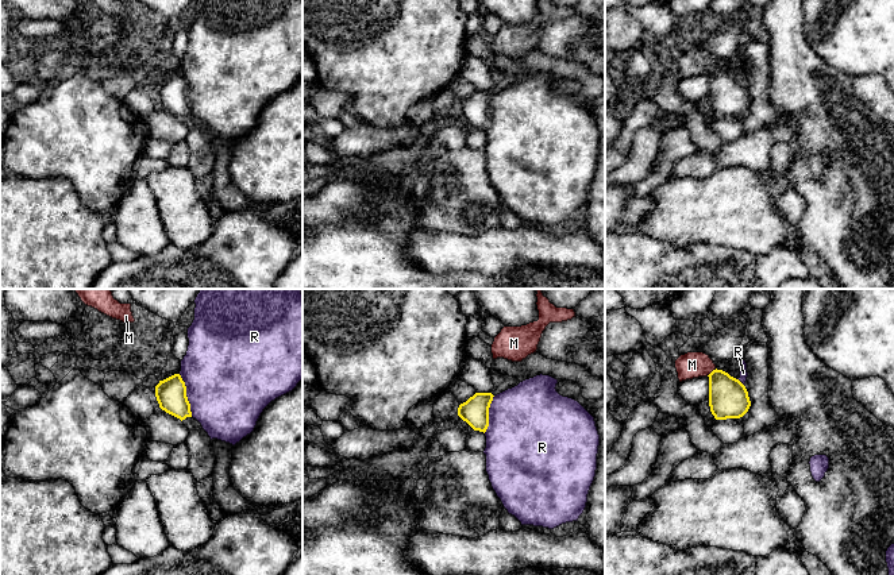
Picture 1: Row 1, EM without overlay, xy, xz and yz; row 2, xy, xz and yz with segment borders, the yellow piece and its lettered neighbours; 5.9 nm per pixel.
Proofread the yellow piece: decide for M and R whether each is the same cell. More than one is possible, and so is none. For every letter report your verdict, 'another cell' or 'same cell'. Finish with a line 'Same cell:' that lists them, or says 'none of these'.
M: another cell
R: another cell
Same cell: none of these

